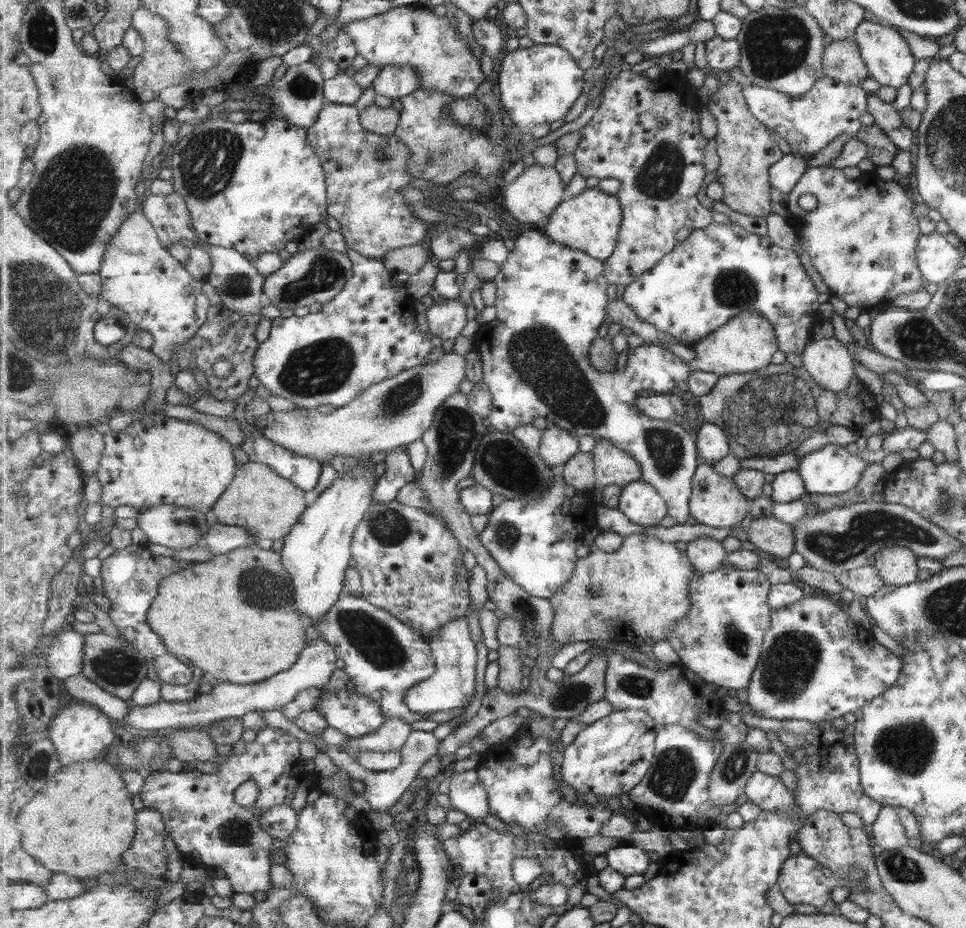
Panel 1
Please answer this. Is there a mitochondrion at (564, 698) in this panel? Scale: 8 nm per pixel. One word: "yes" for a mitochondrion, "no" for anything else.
yes

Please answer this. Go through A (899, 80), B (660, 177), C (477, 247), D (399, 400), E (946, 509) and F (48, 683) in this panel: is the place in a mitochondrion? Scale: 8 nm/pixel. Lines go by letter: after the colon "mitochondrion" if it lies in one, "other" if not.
A: other
B: mitochondrion
C: other
D: mitochondrion
E: mitochondrion
F: other

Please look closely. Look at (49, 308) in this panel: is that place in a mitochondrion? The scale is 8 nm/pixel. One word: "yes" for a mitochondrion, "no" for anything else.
yes

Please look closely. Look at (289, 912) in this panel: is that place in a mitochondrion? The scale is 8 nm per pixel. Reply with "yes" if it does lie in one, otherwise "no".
no

